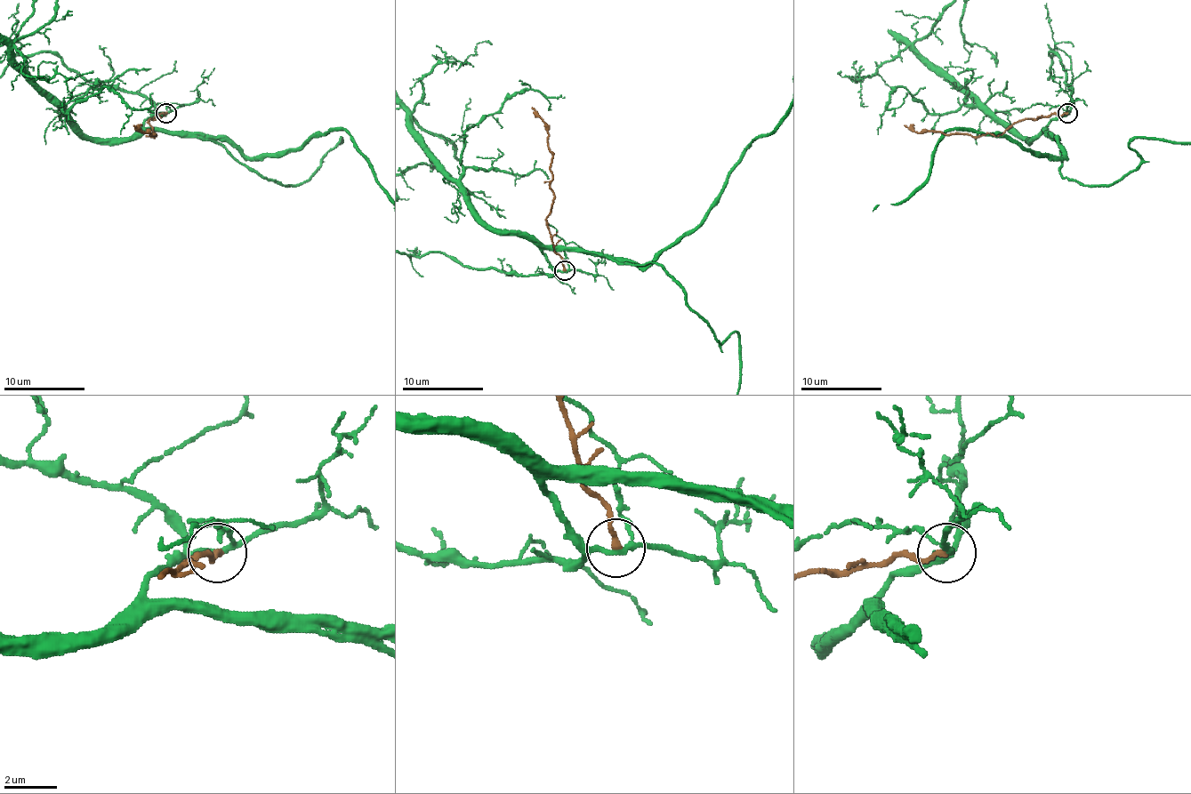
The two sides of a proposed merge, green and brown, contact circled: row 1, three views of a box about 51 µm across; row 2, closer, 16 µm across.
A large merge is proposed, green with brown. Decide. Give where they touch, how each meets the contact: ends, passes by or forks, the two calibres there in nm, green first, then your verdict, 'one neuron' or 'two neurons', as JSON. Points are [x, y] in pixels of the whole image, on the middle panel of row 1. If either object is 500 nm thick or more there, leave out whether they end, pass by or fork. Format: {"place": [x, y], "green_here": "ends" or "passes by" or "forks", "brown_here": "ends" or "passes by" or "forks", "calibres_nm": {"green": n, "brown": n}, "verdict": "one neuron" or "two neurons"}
{"place": [564, 270], "green_here": "forks", "brown_here": "ends", "calibres_nm": {"green": 170, "brown": 220}, "verdict": "two neurons"}

